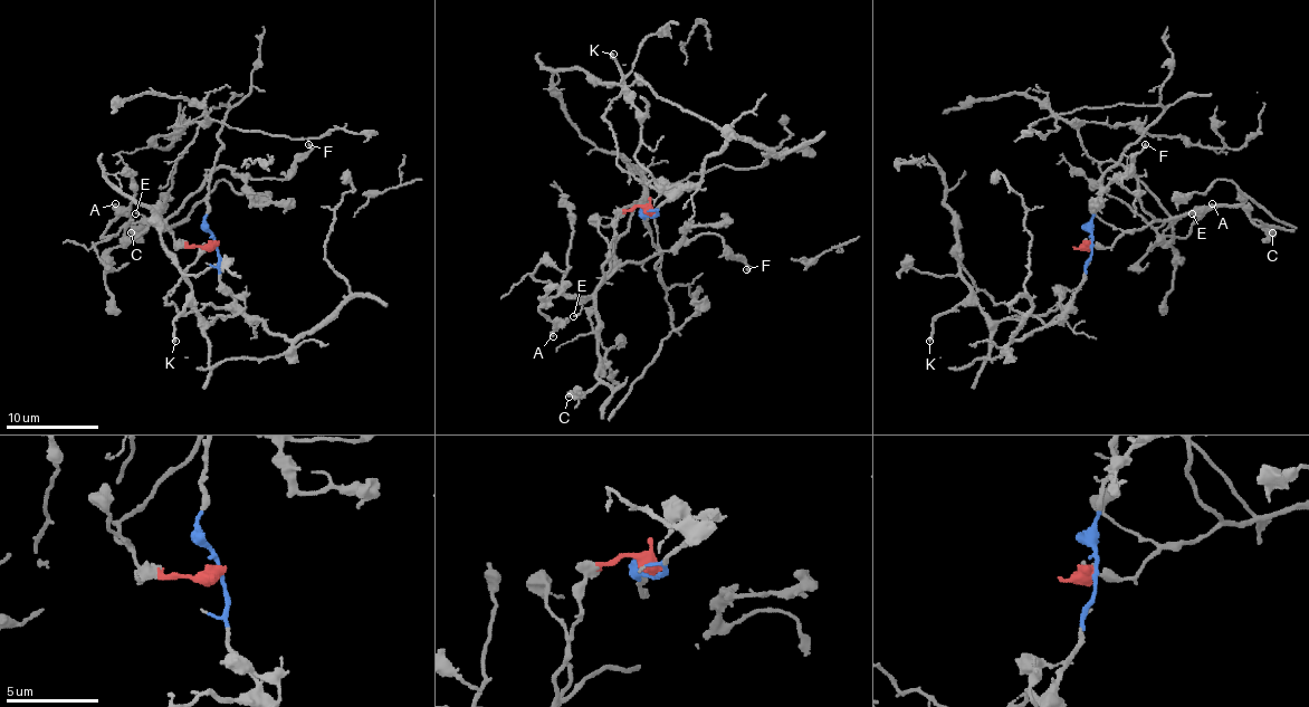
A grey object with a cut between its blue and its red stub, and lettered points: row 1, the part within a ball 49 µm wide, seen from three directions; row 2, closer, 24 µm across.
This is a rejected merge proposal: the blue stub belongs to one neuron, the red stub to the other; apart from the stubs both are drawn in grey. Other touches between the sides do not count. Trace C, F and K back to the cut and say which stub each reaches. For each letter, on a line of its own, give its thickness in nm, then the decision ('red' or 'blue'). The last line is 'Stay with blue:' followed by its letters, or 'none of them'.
C: 700 nm | red
F: 200 nm | red
K: 240 nm | blue
Stay with blue: K

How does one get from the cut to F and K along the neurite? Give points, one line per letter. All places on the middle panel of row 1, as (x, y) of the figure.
F: (651, 215), (632, 206), (617, 221), (605, 277), (619, 266), (642, 264), (704, 233), (716, 233), (745, 270)
K: (651, 215), (671, 194), (634, 158), (639, 116), (614, 54)

